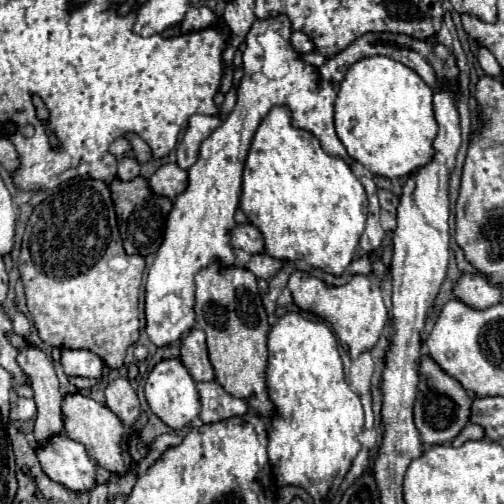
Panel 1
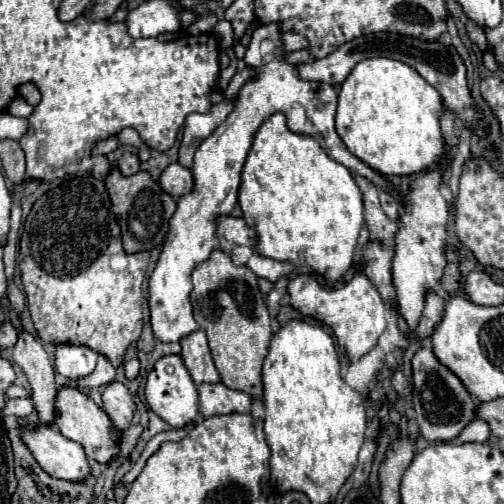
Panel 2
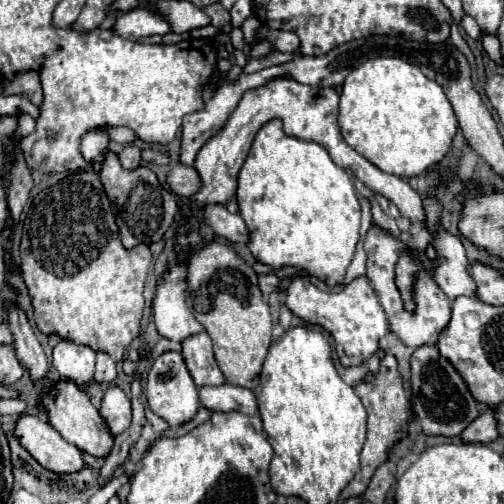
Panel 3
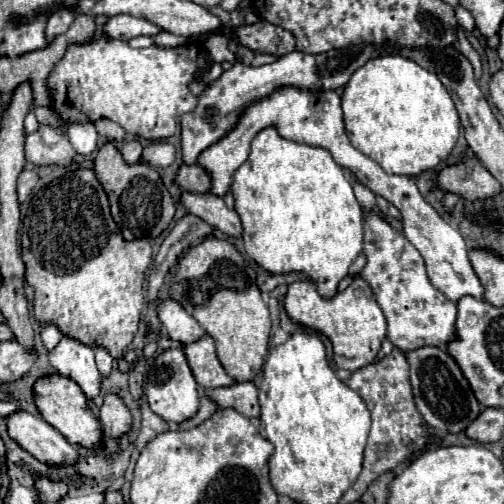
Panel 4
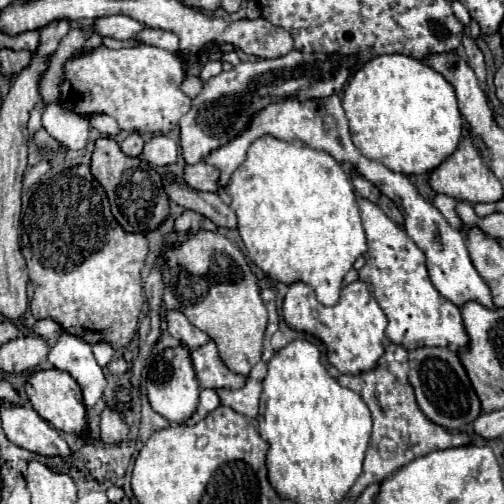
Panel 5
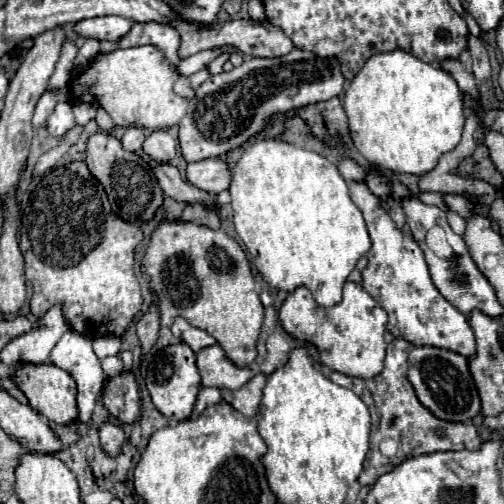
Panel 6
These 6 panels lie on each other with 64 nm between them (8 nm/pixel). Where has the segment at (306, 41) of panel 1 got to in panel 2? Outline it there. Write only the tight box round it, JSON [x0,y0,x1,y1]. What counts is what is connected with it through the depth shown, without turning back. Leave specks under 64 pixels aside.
[282,32,306,52]

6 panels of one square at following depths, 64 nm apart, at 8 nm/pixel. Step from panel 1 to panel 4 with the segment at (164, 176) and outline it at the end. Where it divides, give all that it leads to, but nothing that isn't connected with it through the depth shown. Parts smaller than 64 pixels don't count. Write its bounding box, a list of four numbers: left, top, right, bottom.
[176,164,210,192]

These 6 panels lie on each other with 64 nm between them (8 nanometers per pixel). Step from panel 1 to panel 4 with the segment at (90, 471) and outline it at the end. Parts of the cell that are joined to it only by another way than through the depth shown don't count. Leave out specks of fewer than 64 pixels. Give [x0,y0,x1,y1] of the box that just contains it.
[6,410,78,464]

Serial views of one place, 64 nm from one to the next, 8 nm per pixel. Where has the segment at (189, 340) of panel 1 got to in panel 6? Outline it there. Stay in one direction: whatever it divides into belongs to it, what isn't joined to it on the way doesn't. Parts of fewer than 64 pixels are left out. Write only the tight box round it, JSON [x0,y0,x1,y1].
[196,344,256,390]

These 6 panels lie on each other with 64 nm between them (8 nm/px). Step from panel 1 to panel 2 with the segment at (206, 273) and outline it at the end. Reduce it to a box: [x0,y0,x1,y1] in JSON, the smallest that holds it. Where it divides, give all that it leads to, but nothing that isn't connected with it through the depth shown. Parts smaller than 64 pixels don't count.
[190,248,272,398]

